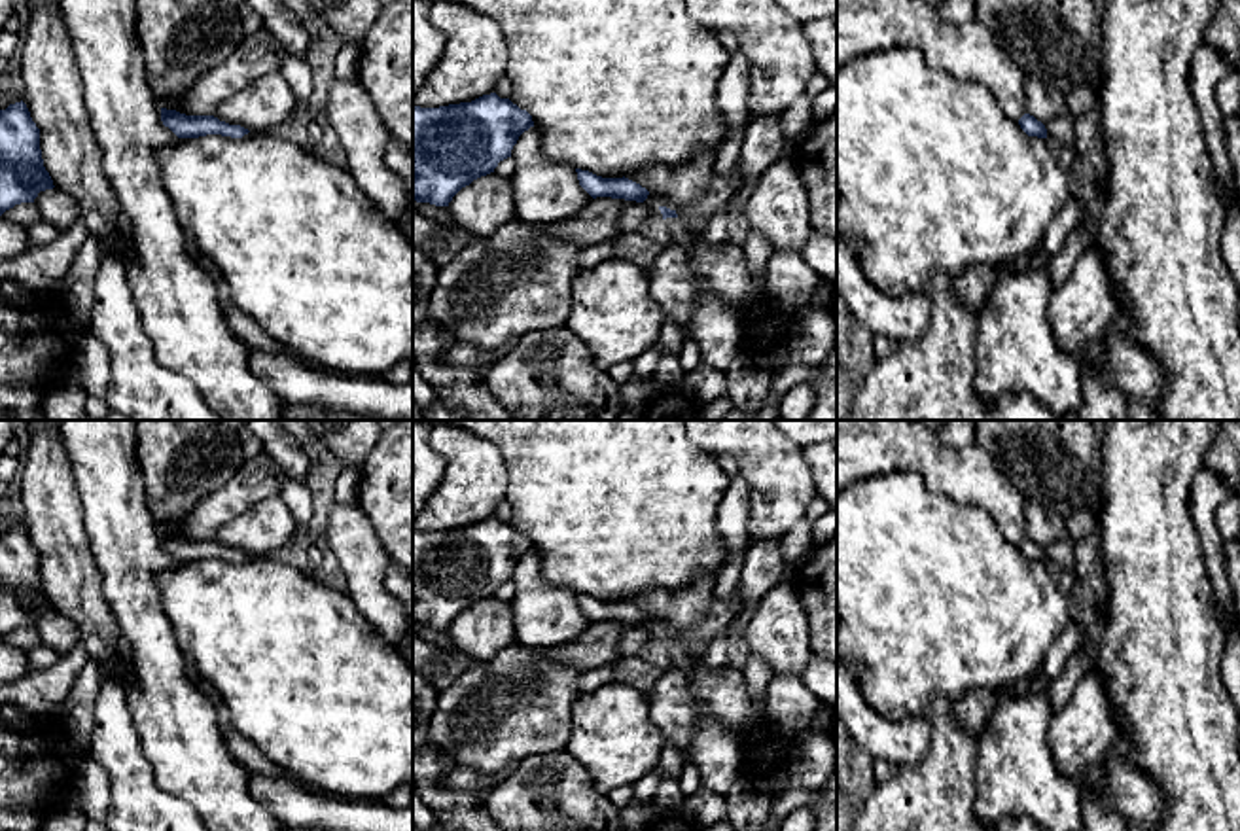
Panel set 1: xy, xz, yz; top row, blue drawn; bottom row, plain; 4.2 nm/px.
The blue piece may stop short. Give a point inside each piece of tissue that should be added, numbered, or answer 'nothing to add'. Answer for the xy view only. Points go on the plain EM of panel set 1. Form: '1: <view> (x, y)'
nothing to add

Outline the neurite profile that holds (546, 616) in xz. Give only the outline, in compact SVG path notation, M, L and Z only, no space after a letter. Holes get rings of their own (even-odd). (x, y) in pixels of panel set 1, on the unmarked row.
M524 555L511 574L515 596L515 642L526 647L568 645L591 628L593 621L579 610L577 596L551 583L541 570L541 555Z

